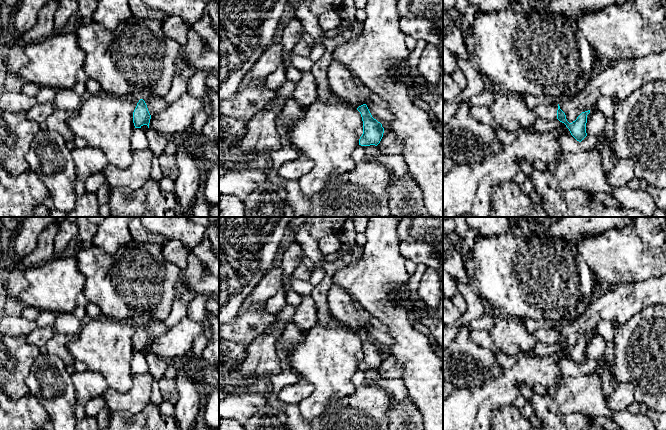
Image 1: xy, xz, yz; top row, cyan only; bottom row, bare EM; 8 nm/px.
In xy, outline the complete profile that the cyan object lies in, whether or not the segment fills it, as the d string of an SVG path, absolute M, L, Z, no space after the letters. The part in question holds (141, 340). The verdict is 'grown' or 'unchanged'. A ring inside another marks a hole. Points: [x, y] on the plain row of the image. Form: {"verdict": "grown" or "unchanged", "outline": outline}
{"verdict": "unchanged", "outline": "M140 323L133 336L133 347L135 352L141 352L143 349L147 349L149 352L150 343L151 339L146 327L143 323Z"}

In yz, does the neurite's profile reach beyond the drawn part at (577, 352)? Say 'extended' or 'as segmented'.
extended

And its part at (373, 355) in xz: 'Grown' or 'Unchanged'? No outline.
Grown

